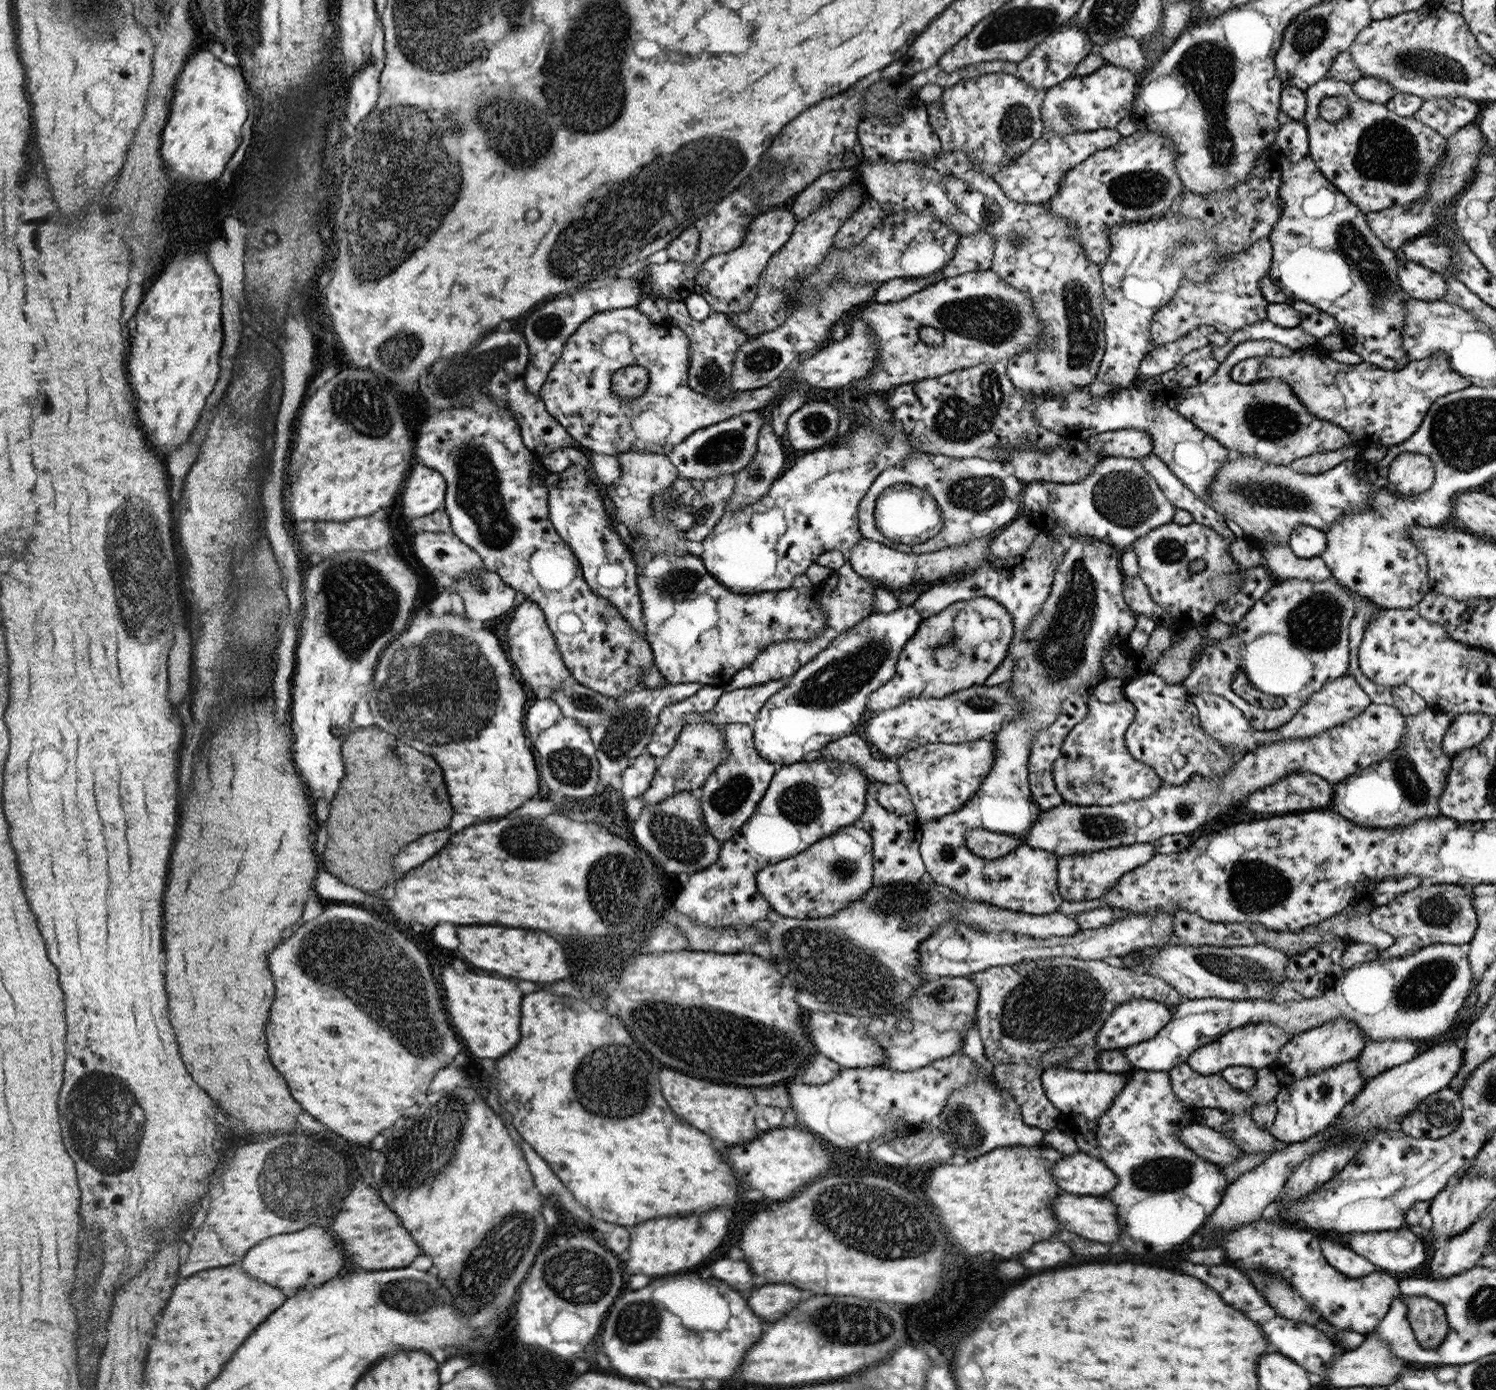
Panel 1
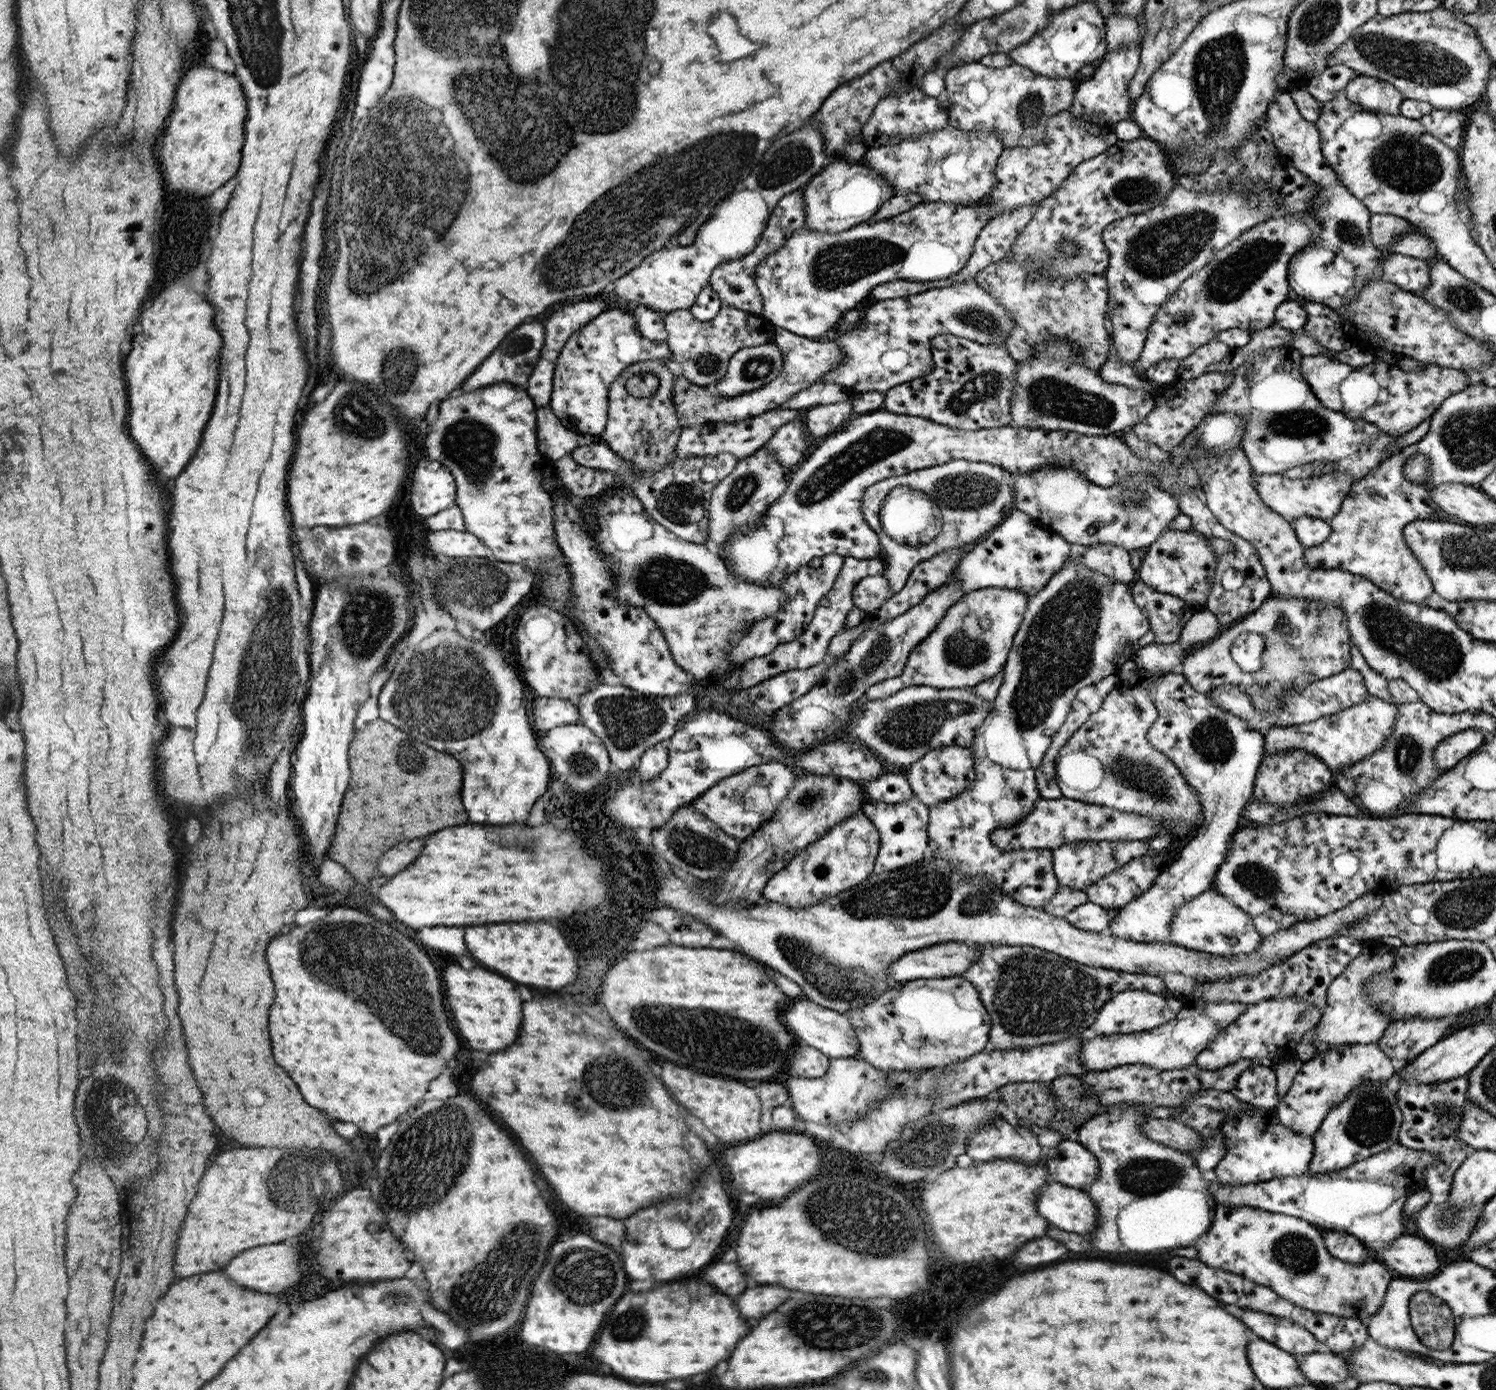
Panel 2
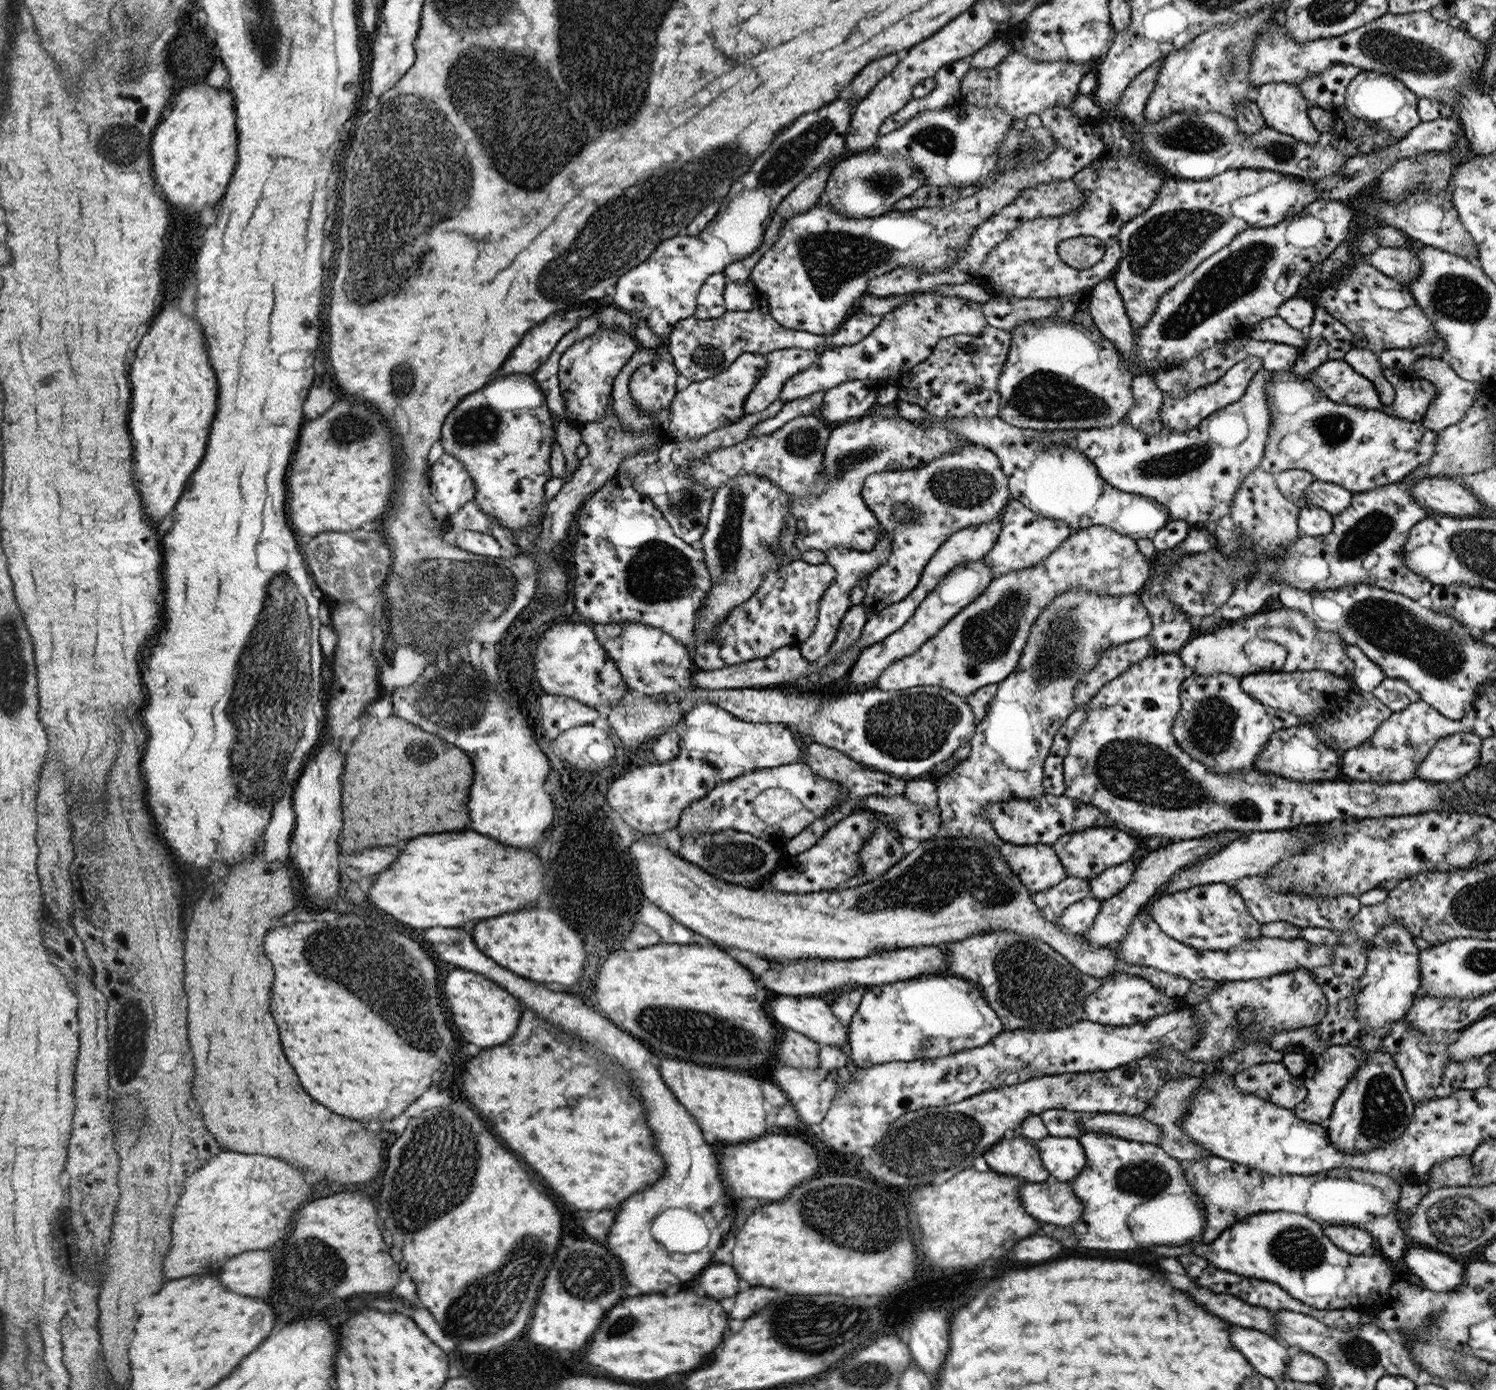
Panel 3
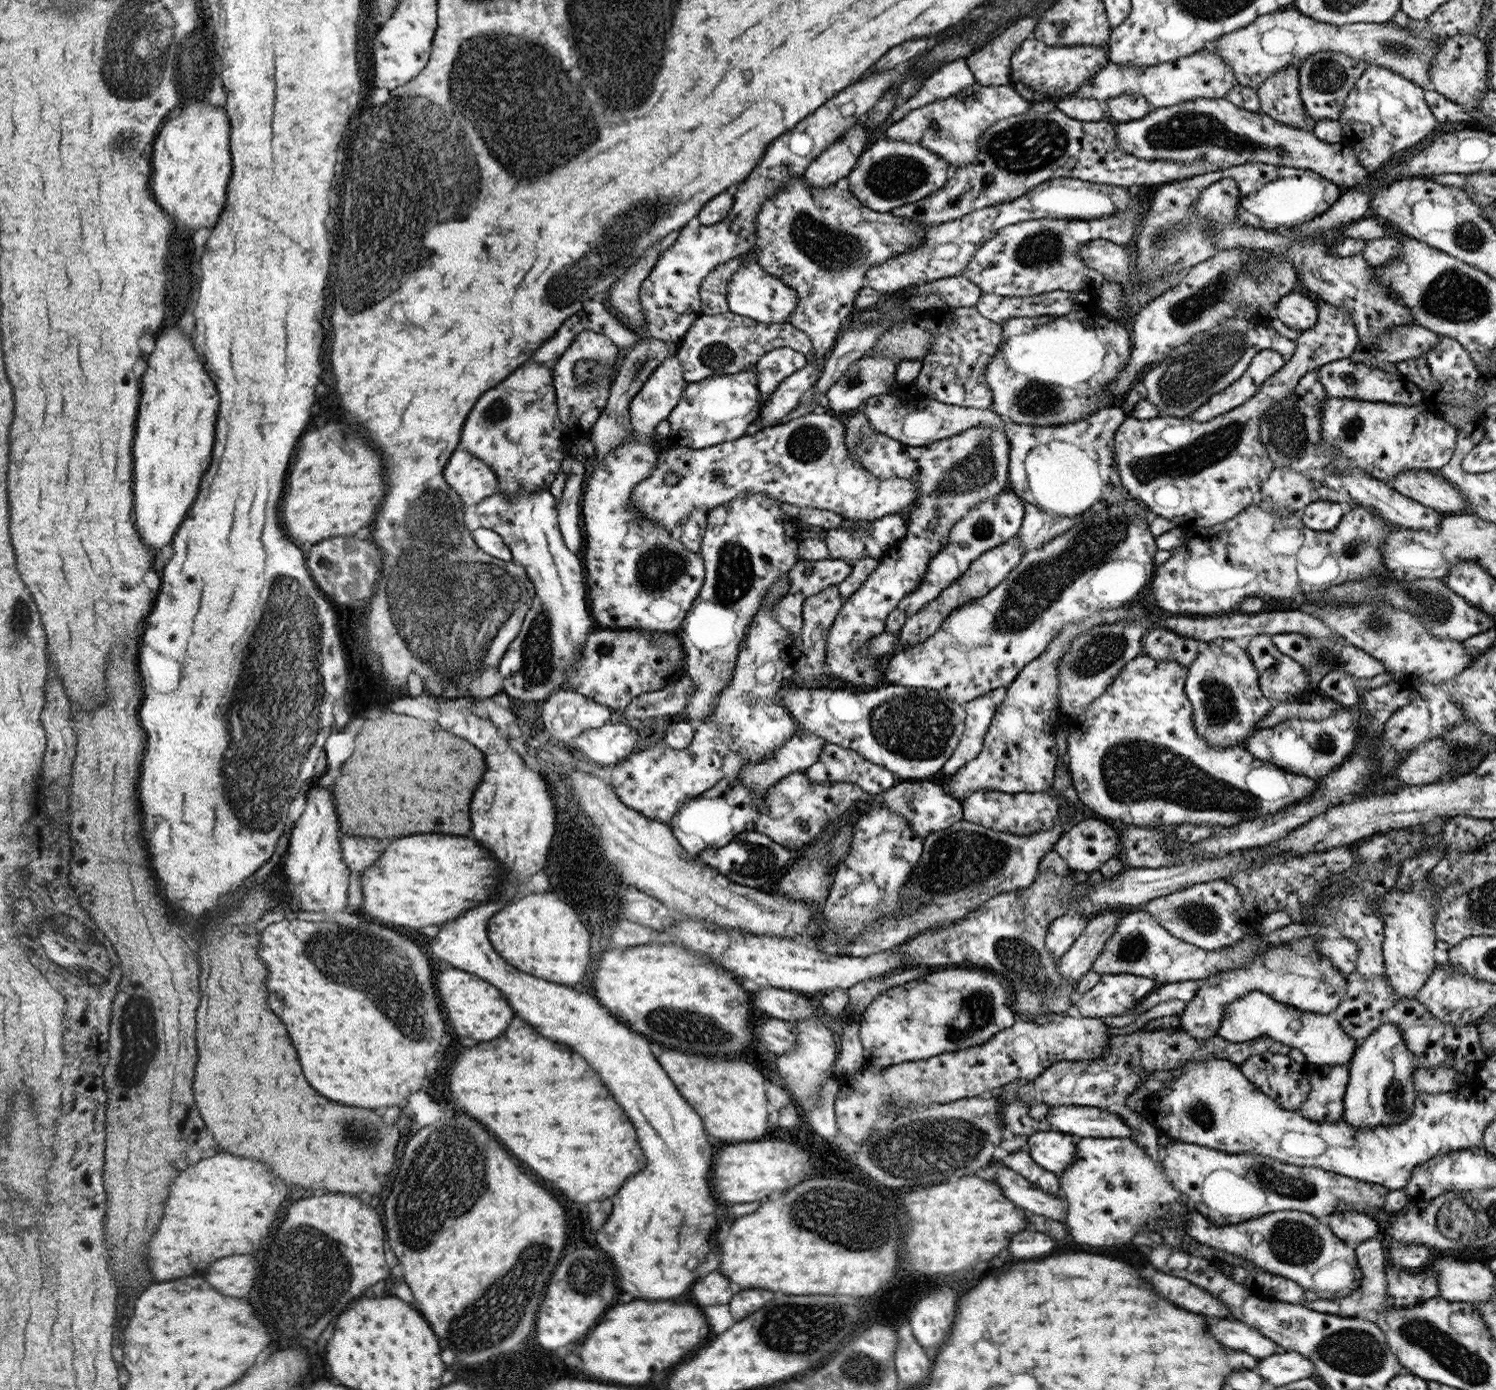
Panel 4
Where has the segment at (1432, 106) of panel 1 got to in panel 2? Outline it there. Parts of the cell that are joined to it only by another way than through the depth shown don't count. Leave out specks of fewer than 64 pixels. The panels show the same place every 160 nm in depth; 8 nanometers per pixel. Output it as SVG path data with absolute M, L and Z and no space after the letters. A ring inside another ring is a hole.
M1432 110L1430 114L1422 116L1419 121L1423 124L1423 129L1432 136L1438 138L1450 148L1459 150L1465 134L1465 126L1468 118L1462 110Z

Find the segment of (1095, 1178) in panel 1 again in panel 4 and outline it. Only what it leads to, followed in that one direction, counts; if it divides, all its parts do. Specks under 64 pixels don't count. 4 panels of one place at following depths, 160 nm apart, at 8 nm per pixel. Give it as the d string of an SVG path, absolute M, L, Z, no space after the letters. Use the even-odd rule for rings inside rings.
M1052 1129L1038 1131L1029 1136L1026 1150L1036 1164L1060 1176L1074 1162L1076 1141L1071 1134Z

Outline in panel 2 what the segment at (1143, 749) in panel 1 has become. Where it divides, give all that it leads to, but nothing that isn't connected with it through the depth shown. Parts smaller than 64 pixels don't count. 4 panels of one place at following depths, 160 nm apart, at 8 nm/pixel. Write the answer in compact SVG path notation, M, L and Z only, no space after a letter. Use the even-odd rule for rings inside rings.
M1181 672L1166 673L1160 677L1153 684L1153 692L1149 697L1153 698L1158 716L1147 732L1147 741L1156 750L1161 750L1171 758L1187 784L1200 792L1203 820L1174 862L1158 875L1155 883L1144 894L1116 913L1106 932L1116 938L1133 942L1162 943L1170 939L1170 923L1179 907L1211 888L1214 875L1226 858L1231 837L1240 828L1238 826L1240 813L1245 804L1251 800L1258 769L1265 757L1266 735L1254 730L1244 718L1210 702L1209 692L1194 690Z

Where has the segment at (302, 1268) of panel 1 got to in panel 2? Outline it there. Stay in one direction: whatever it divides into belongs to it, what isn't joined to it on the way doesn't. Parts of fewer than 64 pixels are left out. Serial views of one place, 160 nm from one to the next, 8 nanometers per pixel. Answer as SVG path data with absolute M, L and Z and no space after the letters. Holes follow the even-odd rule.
M290 1238L286 1242L274 1244L274 1246L260 1246L254 1250L242 1252L230 1266L226 1268L226 1274L238 1282L238 1286L246 1286L264 1294L278 1294L286 1288L292 1288L300 1280L300 1244L298 1238Z

